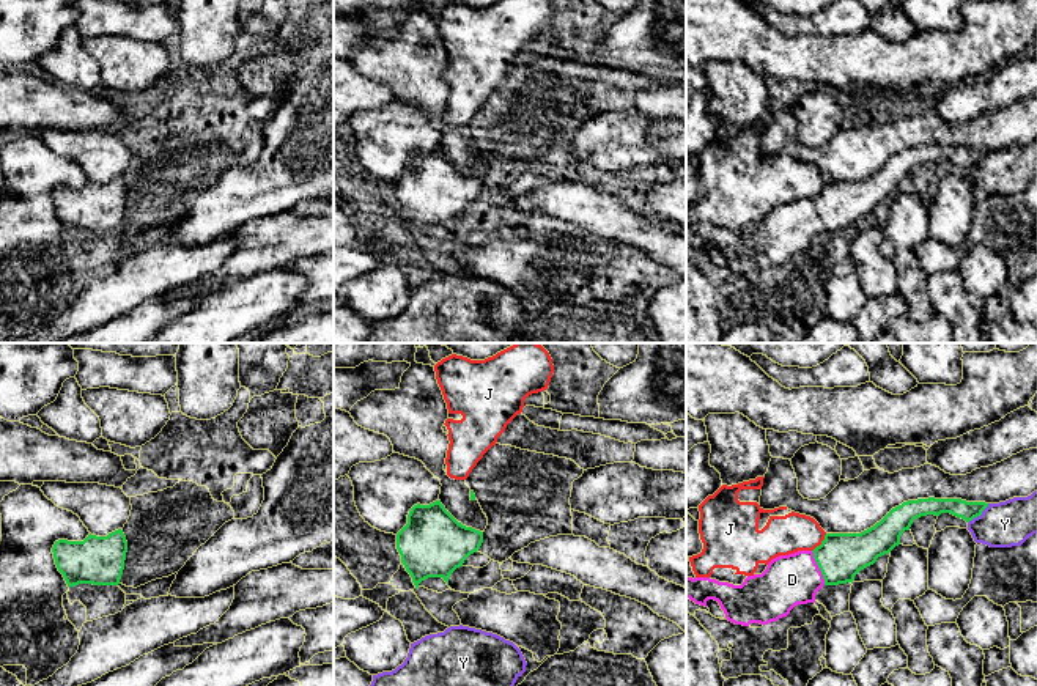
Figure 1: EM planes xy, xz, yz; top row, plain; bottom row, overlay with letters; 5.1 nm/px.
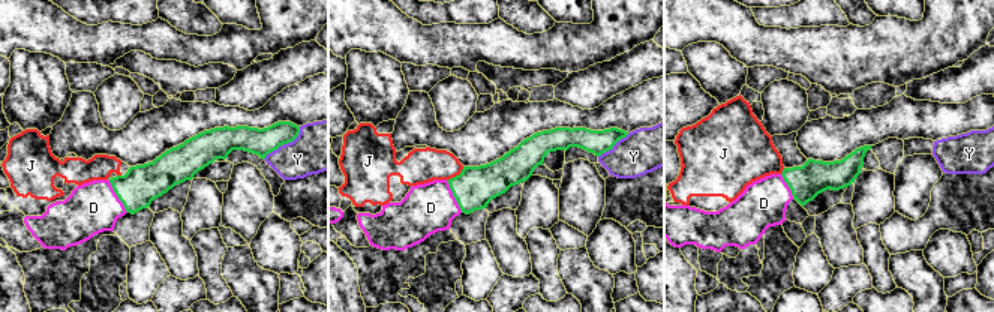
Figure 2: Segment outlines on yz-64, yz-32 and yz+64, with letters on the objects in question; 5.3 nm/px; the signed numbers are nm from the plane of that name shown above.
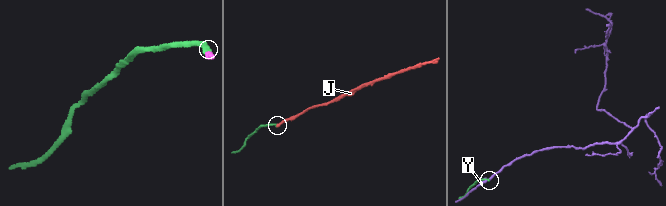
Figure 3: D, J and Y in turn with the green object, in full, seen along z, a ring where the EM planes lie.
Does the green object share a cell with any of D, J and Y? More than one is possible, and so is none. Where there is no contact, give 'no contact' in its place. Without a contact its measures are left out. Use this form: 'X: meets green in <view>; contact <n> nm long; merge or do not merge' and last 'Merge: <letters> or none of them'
D: meets green in yz; contact 190 nm long; merge
J: meets green in yz; contact 120 nm long; do not merge
Y: meets green in yz; contact 150 nm long; do not merge
Merge: D

